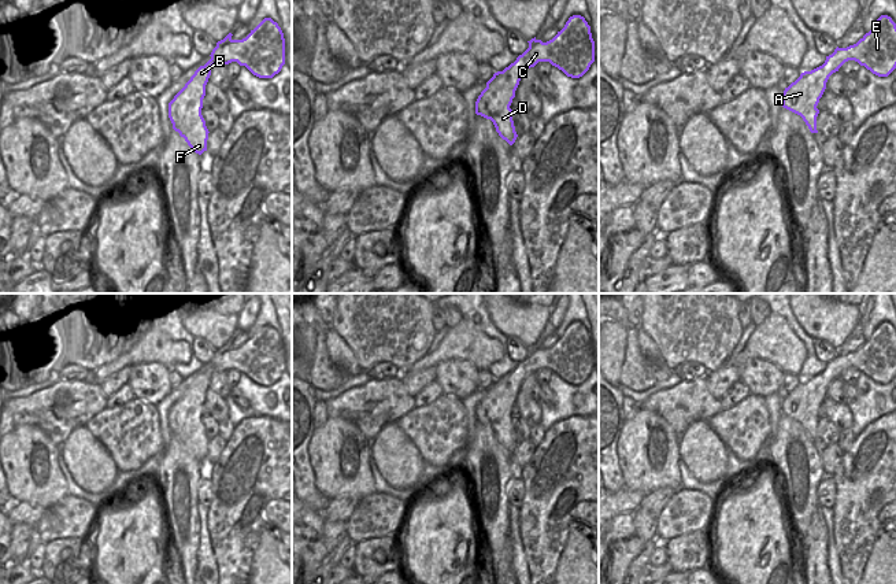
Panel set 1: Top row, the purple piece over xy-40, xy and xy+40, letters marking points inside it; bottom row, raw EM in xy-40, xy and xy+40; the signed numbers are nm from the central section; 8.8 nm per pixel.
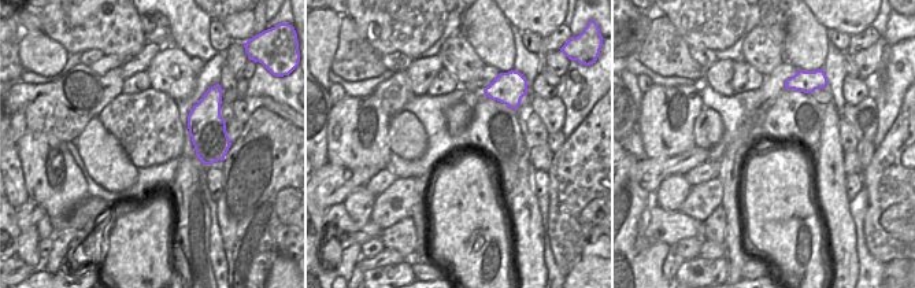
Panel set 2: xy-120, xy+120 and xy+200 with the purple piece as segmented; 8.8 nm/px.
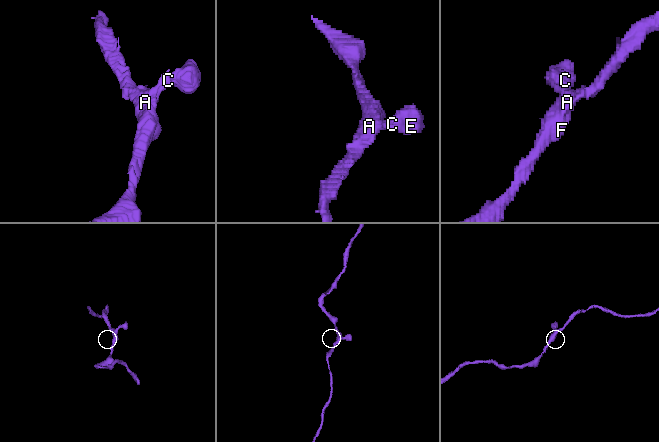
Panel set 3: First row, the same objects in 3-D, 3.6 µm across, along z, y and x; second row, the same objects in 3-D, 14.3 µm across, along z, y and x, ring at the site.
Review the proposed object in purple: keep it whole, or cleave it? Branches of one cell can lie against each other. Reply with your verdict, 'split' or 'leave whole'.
leave whole

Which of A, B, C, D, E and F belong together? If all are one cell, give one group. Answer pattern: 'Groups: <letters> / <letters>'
Groups: A B C D E F

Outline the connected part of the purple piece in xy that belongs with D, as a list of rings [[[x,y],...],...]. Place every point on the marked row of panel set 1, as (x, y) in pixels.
[[[573,15],[558,34],[543,42],[536,37],[529,48],[503,71],[486,82],[475,101],[475,114],[490,119],[499,136],[512,145],[518,137],[510,108],[523,73],[538,62],[549,62],[567,77],[582,77],[595,62],[595,41],[590,26],[581,15]]]

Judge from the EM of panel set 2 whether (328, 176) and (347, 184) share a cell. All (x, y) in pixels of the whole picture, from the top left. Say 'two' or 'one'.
one

